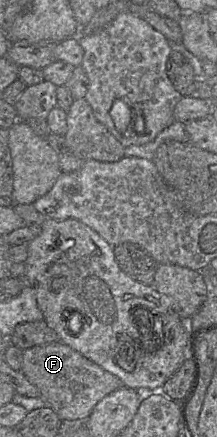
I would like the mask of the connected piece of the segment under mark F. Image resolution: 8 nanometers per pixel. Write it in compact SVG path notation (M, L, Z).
M62 342L36 345L23 350L22 373L35 385L41 398L61 420L85 420L95 405L122 386L121 380Z

